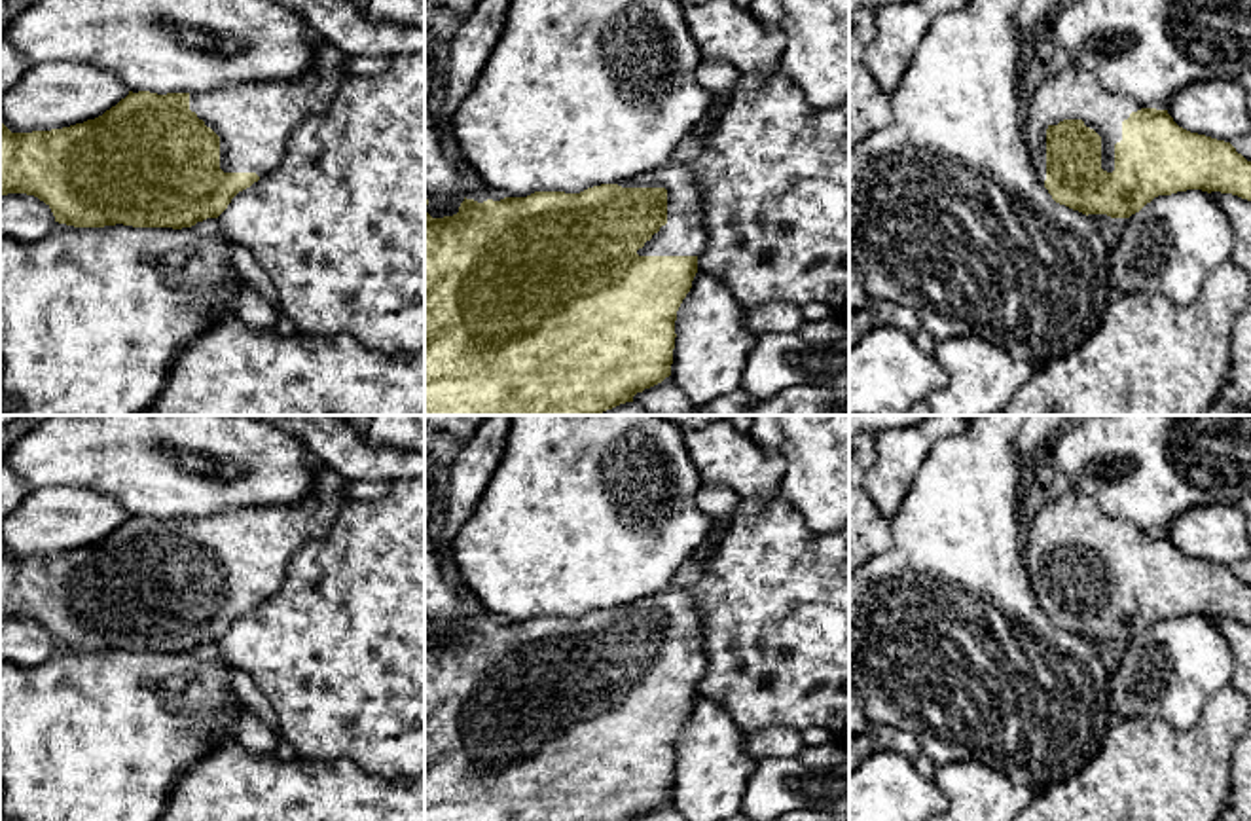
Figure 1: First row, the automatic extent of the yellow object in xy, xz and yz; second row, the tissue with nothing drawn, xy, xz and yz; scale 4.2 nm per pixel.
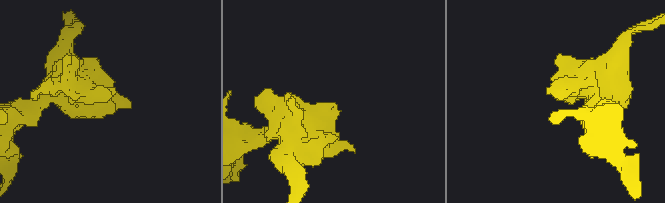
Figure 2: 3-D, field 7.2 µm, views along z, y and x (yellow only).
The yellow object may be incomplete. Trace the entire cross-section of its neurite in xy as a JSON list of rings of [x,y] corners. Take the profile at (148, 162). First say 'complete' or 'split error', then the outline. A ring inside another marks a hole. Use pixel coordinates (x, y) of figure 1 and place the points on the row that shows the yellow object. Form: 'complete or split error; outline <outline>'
split error; outline [[[317,38],[317,70],[301,80],[227,83],[199,93],[157,95],[138,91],[121,99],[95,119],[63,129],[11,133],[0,119],[0,197],[27,193],[44,201],[55,222],[74,228],[191,228],[218,218],[231,199],[279,167],[292,131],[307,118],[322,114],[343,80],[347,57]]]

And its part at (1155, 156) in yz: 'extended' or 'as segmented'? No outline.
extended

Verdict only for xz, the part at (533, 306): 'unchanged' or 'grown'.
grown

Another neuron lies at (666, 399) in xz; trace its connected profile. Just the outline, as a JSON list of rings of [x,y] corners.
[[[671,375],[662,383],[637,392],[633,402],[641,404],[652,415],[692,415],[696,410]]]

